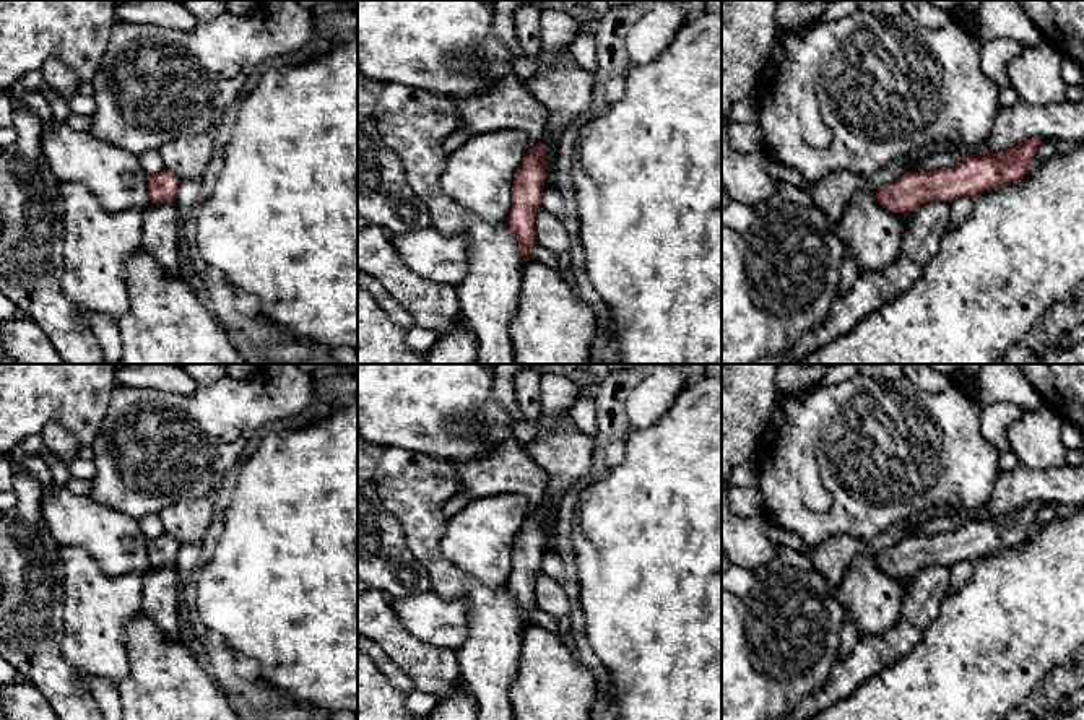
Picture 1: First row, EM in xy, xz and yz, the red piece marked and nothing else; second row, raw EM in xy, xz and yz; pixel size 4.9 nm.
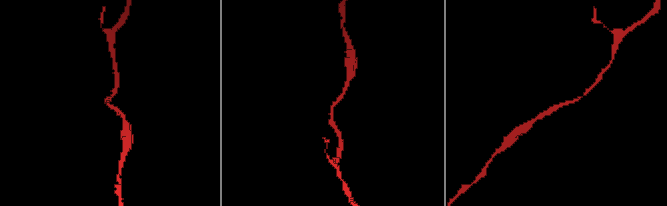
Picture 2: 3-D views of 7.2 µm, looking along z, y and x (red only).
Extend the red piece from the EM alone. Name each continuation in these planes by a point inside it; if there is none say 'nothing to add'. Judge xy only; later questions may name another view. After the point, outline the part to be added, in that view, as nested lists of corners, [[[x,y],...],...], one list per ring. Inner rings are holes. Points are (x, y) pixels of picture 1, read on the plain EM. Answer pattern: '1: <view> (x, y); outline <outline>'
nothing to add

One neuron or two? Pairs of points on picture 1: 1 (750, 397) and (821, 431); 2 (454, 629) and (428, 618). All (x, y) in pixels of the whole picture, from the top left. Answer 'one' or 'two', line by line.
1: two
2: one

